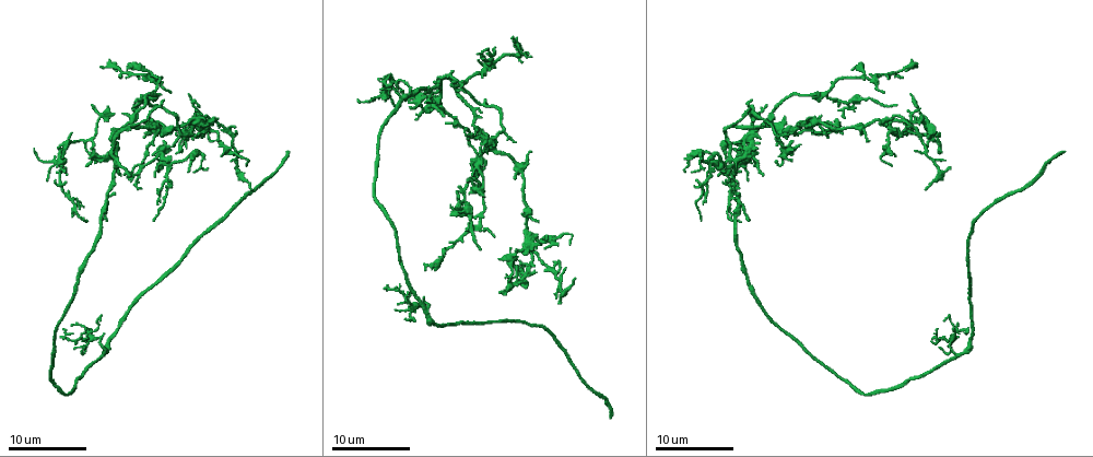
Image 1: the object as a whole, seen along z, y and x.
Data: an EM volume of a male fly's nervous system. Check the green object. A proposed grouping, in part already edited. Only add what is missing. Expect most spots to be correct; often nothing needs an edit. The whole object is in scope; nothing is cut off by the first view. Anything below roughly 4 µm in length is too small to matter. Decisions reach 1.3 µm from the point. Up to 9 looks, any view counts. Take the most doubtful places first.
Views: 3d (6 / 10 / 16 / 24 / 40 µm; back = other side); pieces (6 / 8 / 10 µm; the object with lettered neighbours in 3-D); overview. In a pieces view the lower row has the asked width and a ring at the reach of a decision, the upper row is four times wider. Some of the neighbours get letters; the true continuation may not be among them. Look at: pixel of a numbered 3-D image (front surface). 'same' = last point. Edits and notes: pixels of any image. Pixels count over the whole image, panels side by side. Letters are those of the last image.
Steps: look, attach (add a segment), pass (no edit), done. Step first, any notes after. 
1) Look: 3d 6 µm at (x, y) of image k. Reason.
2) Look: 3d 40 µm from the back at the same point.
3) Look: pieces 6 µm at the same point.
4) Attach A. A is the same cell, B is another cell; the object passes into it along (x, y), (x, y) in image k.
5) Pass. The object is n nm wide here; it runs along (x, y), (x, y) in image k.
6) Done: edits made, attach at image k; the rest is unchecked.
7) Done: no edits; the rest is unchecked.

Look: pieces 6 µm at (1064, 153) of image 1. Long arm stops here.

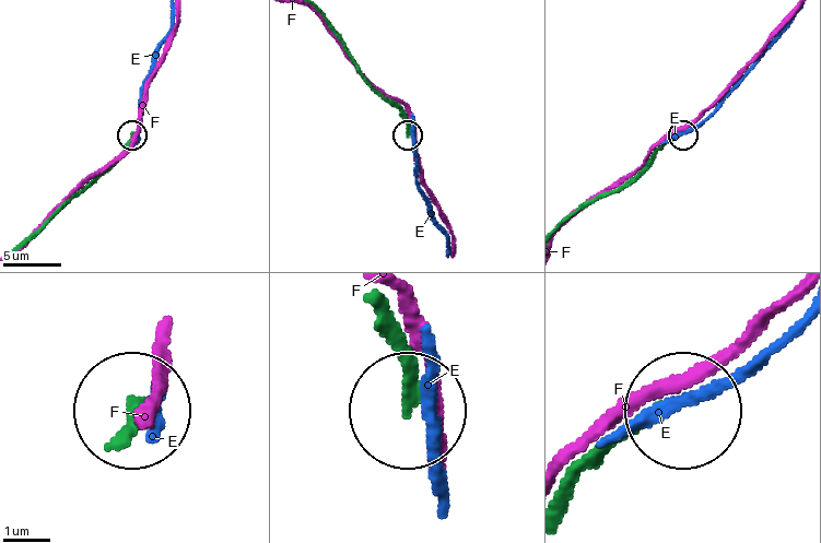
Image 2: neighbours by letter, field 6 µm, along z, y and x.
Pass. E and F are other cells; none of them fits.

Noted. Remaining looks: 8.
Look: 3d 6 µm at (445, 115) of image 1. Branch stops here.

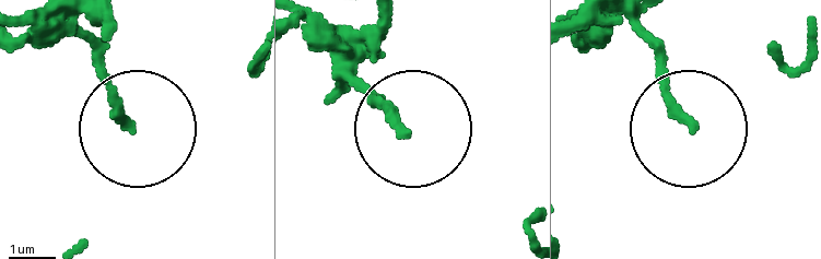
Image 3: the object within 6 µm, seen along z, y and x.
Look: pieces 6 µm at (127, 125) of image 3.

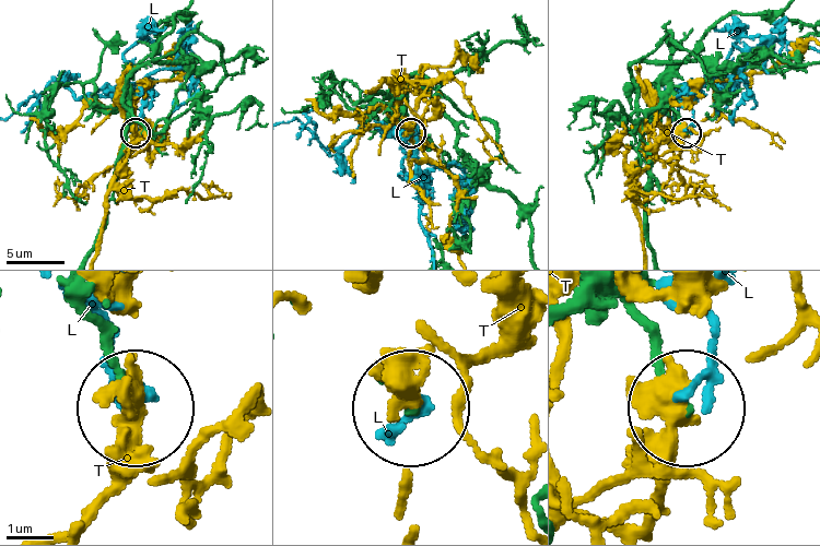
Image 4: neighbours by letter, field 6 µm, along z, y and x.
Pass. L and T are other cells; it runs along (577, 307), (636, 315), (679, 405) in image 4; no lettered segment goes on from it.

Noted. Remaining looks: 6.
Look: pieces 10 µm at (143, 135) of image 1. Branch stops here.

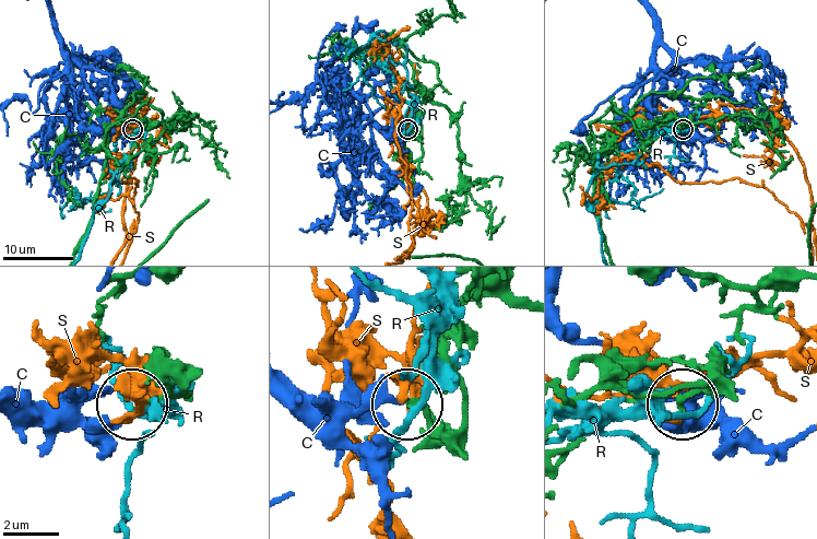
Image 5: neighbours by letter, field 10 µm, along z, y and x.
Pass. C, R and S are other cells; it runs along (566, 396), (707, 384), (681, 403) in image 5; none of them fits.

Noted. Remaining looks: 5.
Look: 3d 6 µm at (736, 189) of image 1. Tapers out.

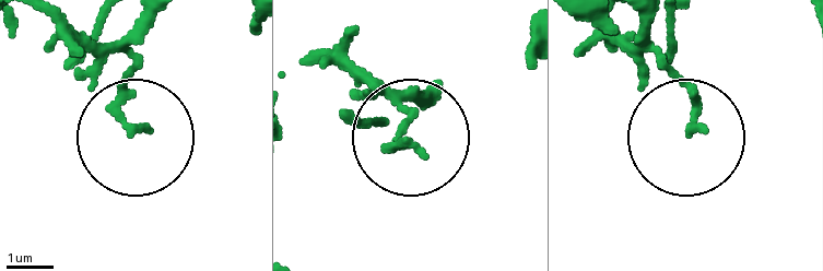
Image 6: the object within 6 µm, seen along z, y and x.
Look: pieces 6 µm at (698, 129) of image 6.

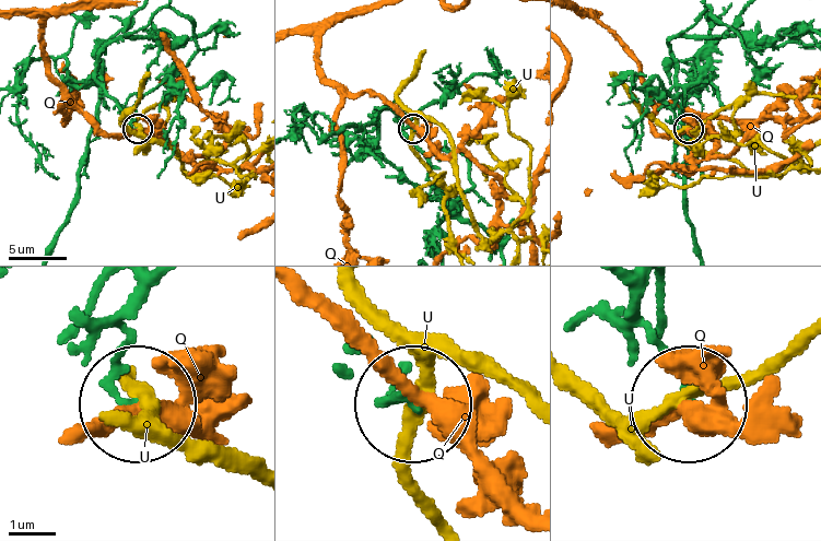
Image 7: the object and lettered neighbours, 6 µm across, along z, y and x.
Pass. The object is 150 nm wide here; Q and U are other cells; it runs along (90, 317), (121, 333), (114, 380), (133, 403) in image 7; none of them fits.

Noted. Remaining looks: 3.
Done: no edits; the rest is unchecked.

